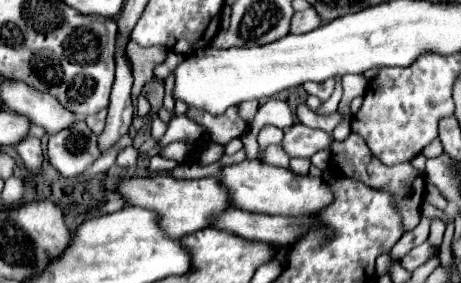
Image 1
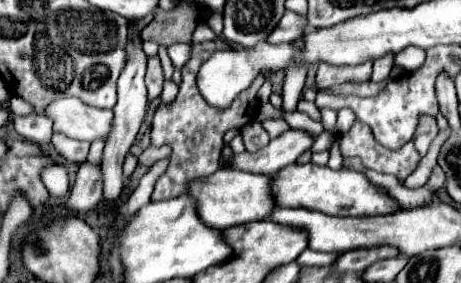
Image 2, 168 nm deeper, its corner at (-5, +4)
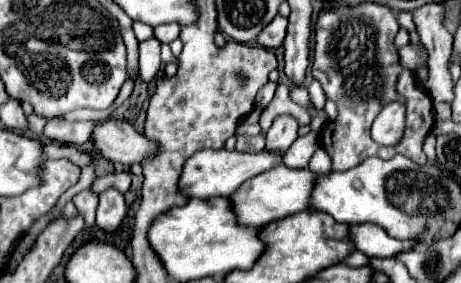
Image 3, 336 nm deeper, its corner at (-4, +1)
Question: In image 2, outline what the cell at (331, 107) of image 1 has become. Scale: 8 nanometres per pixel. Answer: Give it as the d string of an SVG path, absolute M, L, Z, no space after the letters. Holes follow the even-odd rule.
M325 108L321 110L321 124L327 132L333 132L335 130L335 118L337 118L337 112L331 110L331 108Z

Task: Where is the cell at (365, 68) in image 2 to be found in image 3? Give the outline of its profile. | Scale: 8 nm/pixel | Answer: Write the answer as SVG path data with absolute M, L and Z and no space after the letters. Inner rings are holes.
M362 3L358 7L340 7L336 11L322 11L316 21L316 45L312 67L328 75L328 85L324 87L328 99L336 101L338 117L328 121L322 131L322 147L332 157L332 171L348 171L360 165L368 157L392 159L392 155L404 155L414 163L426 165L426 153L422 149L426 135L434 127L432 99L406 101L396 93L396 79L402 71L398 65L398 51L394 47L394 37L400 25L388 7L376 3ZM388 101L402 101L406 105L406 131L396 147L382 147L372 141L370 125L382 105Z

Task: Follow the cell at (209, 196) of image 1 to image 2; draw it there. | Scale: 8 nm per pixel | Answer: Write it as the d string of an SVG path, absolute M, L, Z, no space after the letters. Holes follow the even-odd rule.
M219 168L213 176L209 176L209 180L197 180L197 184L191 184L189 194L199 202L201 220L205 220L205 224L217 230L247 224L253 220L267 220L277 208L271 192L271 176L267 174L249 174Z

